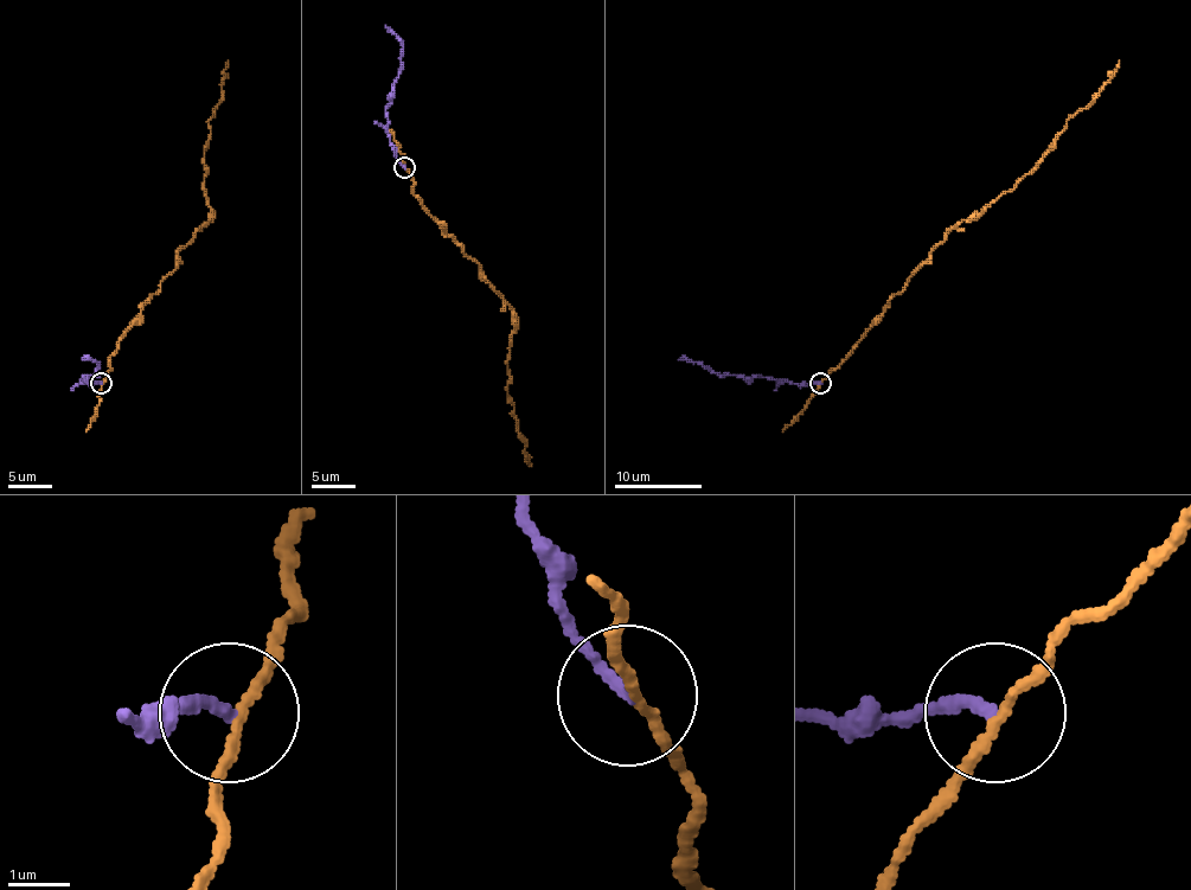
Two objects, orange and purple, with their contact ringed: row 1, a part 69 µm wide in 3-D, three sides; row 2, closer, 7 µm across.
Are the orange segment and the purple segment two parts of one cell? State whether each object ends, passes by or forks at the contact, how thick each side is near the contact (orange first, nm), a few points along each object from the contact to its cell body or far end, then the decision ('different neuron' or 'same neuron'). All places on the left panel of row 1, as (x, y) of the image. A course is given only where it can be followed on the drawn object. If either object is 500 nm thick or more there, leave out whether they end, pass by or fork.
orange passes by; purple ends there; 150 nm thick on the orange side, 190 nm on the other; orange runs (102, 384), (116, 343), (175, 268), (178, 253), (211, 218), (204, 187), (209, 122), (222, 100), (228, 61); purple runs (102, 384), (87, 384), (82, 377), (95, 375), (100, 364), (82, 359); different neuron

